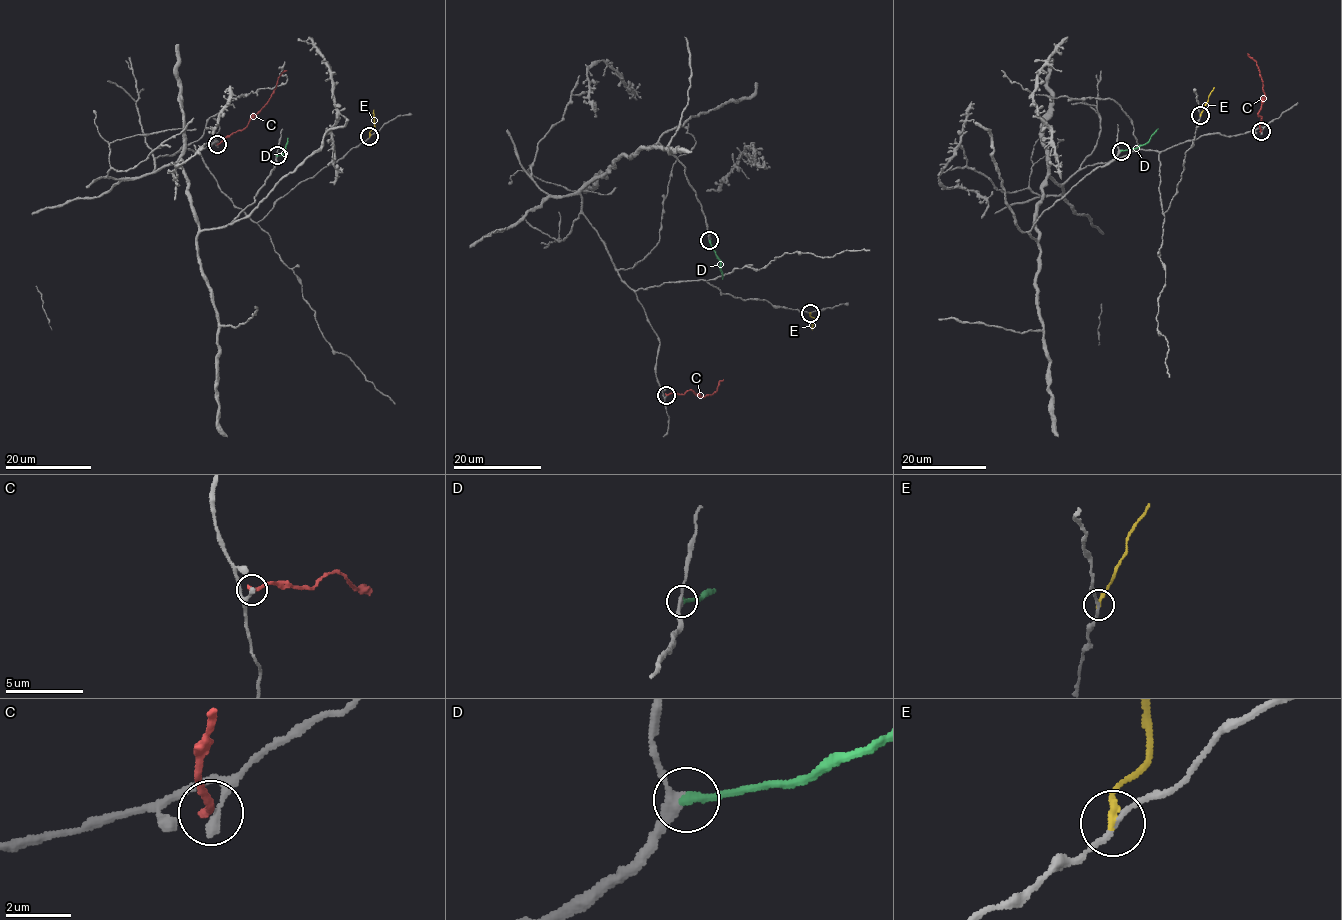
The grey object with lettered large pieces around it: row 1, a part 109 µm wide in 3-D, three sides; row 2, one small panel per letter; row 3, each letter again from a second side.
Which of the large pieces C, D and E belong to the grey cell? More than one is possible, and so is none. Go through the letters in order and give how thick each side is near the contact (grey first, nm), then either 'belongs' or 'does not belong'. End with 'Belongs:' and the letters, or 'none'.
C: 320/240 nm | does not belong
D: 240/300 nm | belongs
E: 170/240 nm | does not belong
Belongs: D

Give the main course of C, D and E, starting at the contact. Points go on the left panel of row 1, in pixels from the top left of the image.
C: (217, 144), (244, 128), (270, 96), (281, 74), (287, 70)
D: (277, 155), (285, 152), (287, 137)
E: (370, 136), (374, 127), (373, 110)

